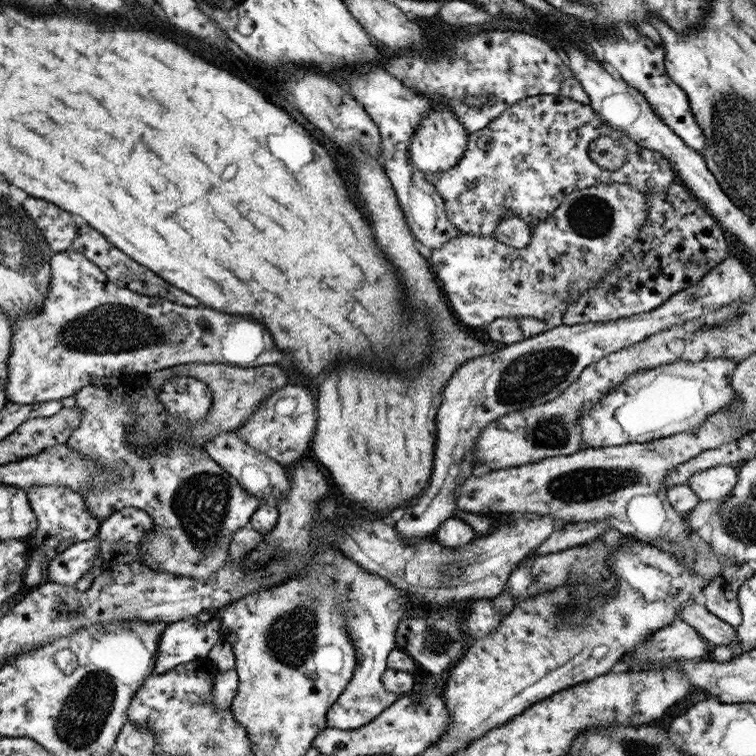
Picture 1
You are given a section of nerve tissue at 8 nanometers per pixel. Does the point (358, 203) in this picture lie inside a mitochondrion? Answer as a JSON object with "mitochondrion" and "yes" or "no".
{"mitochondrion":"no"}

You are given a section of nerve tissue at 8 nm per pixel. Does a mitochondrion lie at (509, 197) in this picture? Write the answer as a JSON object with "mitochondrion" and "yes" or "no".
{"mitochondrion":"no"}

